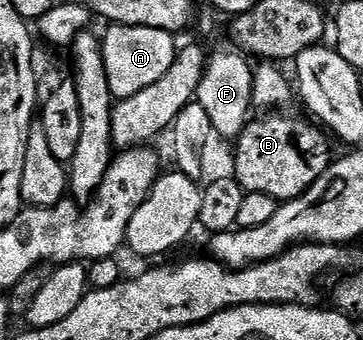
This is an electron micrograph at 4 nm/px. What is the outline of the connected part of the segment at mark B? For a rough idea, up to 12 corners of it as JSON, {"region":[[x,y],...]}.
{"region":[[266,114],[236,140],[232,175],[285,202],[332,163],[327,133]]}

